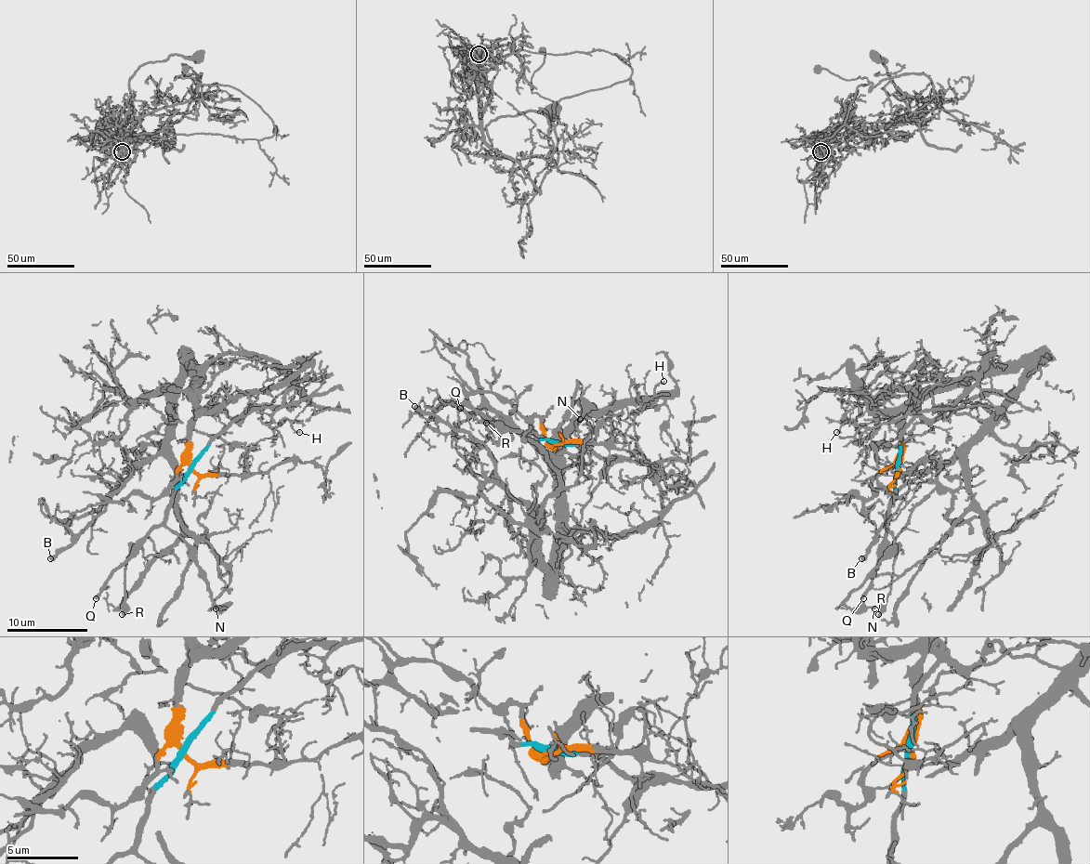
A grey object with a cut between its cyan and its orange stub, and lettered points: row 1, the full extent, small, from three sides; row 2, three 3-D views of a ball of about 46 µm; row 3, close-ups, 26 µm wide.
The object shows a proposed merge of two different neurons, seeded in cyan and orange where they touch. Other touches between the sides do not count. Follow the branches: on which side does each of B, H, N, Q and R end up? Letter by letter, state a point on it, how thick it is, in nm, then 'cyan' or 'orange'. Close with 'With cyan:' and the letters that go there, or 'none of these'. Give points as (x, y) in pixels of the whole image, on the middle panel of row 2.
B: place (414, 406); calibre 400 nm; orange
H: place (663, 381); calibre 140 nm; orange
N: place (580, 419); calibre 190 nm; cyan
Q: place (460, 408); calibre 280 nm; cyan
R: place (486, 423); calibre 400 nm; cyan
With cyan: N, Q, R

